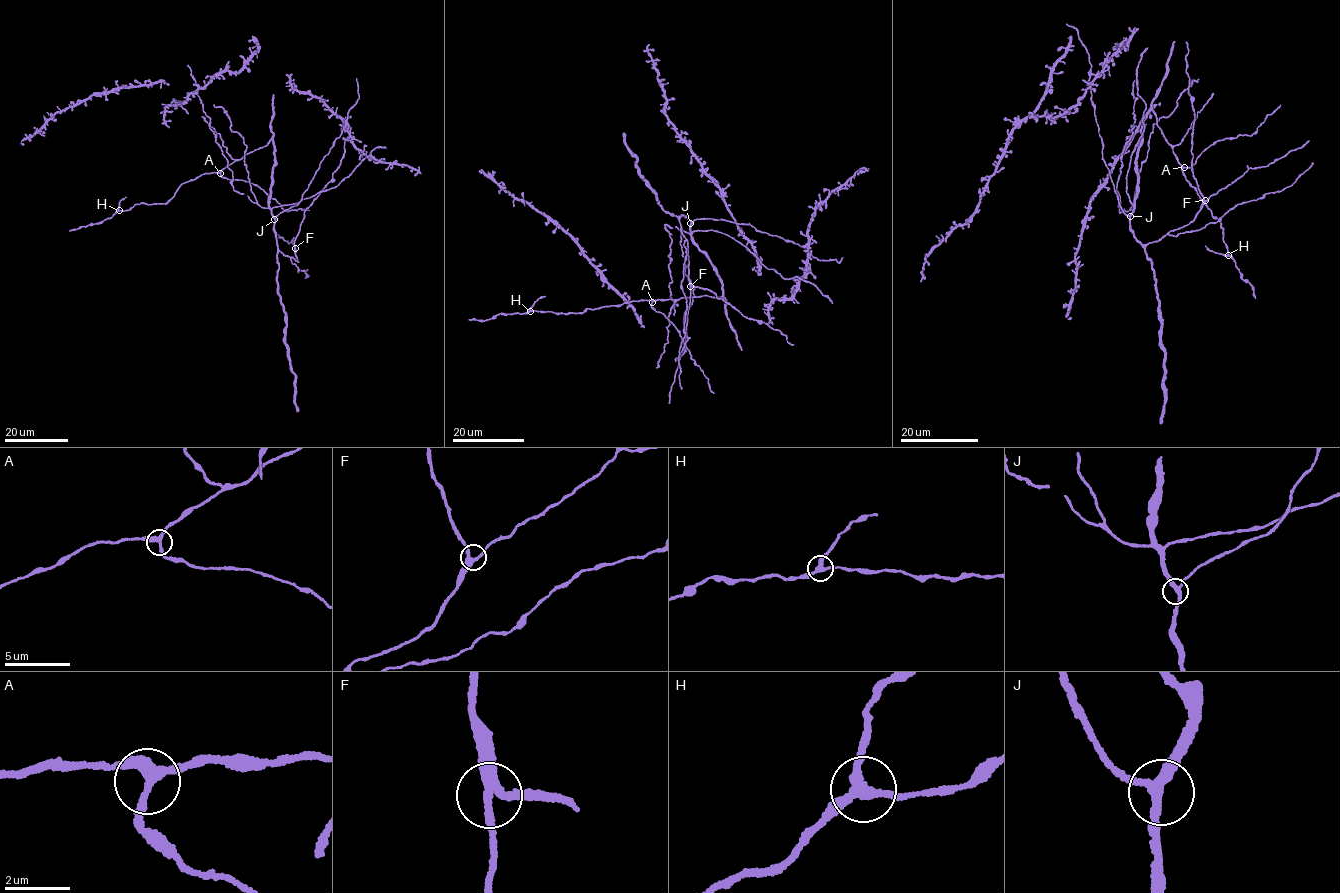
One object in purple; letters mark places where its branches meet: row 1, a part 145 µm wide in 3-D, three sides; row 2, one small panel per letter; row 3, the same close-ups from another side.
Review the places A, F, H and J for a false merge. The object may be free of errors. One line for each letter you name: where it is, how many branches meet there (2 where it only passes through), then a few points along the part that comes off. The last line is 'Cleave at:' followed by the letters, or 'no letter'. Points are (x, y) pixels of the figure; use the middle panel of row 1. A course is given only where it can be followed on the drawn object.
H: (530, 311) | 3 | (529, 311), (533, 303), (545, 296)
Cleave at: H

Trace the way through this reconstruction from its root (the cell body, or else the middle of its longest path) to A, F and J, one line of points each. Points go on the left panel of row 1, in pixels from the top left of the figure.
A: (300, 202), (275, 217), (272, 213), (269, 200), (274, 163), (272, 139), (226, 165), (220, 173)
F: (300, 202), (279, 212), (275, 219), (278, 248), (297, 261), (295, 248)
J: (300, 202), (279, 212), (274, 219)

